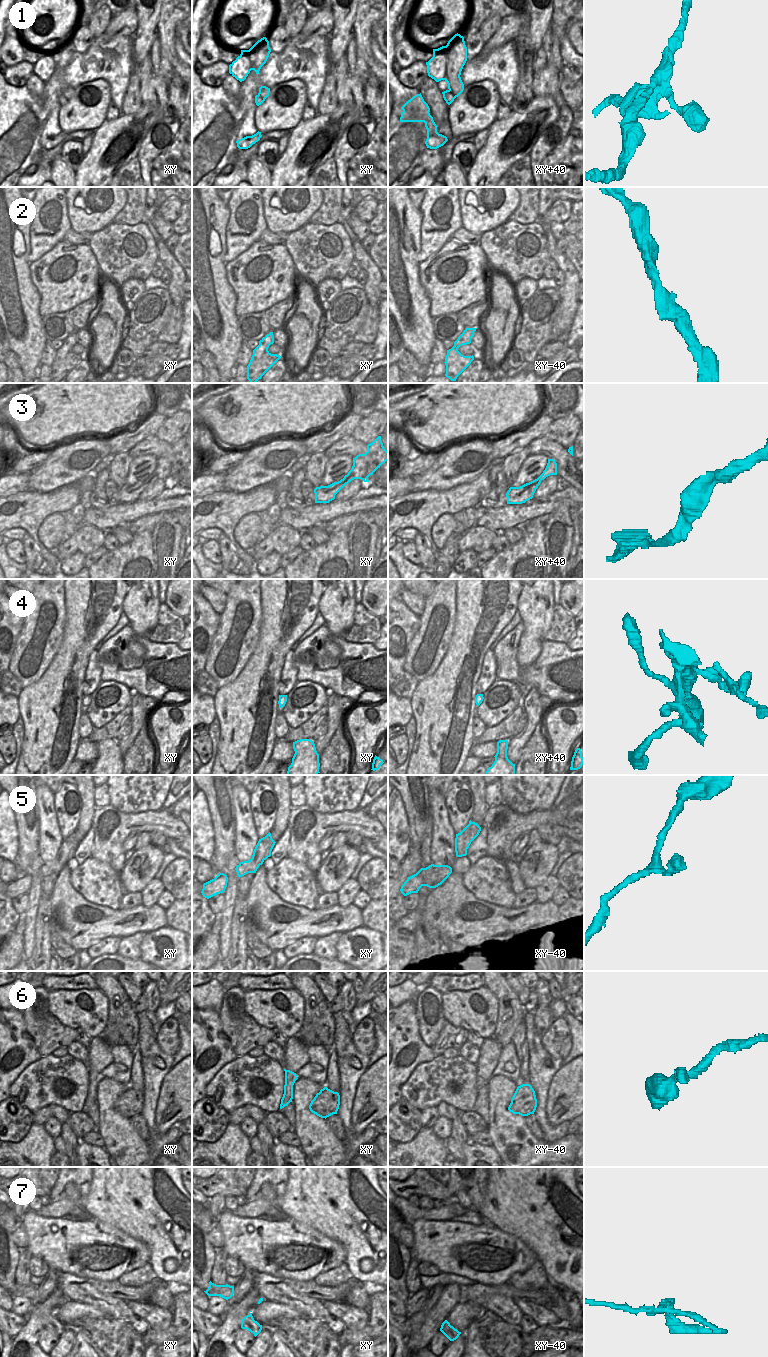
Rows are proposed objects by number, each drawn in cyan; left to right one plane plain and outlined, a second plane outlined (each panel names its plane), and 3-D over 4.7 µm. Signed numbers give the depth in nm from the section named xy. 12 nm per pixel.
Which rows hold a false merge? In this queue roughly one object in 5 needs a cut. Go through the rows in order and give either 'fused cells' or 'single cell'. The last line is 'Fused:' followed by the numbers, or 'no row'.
1: fused cells
2: single cell
3: single cell
4: single cell
5: single cell
6: single cell
7: fused cells
Fused: 1, 7

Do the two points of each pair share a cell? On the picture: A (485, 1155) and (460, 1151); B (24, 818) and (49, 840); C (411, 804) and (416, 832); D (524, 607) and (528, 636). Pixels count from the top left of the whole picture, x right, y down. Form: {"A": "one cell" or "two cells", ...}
{"A": "one cell", "B": "two cells", "C": "one cell", "D": "one cell"}

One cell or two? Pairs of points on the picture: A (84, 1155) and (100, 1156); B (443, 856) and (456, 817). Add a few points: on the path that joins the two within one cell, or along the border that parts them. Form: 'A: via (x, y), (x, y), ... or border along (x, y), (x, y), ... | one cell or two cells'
A: via (88, 1154), (92, 1152), (96, 1156) | one cell
B: border along (445, 805), (448, 811), (448, 820), (456, 833) | two cells

